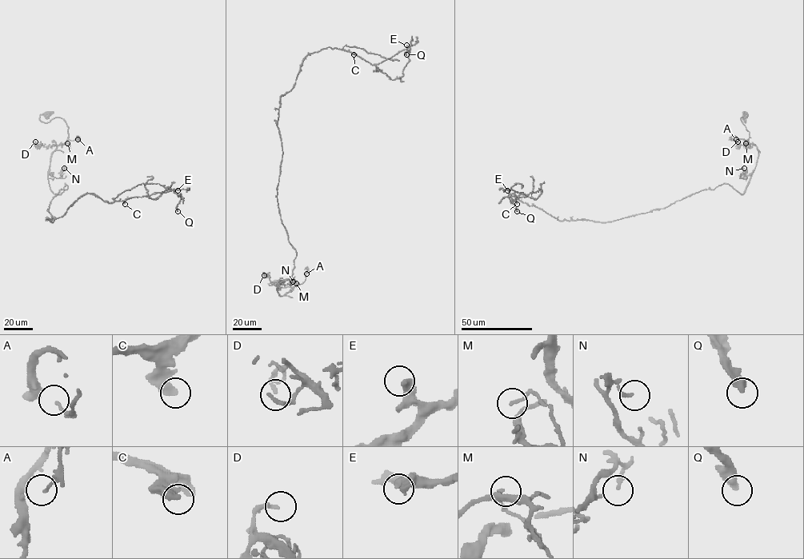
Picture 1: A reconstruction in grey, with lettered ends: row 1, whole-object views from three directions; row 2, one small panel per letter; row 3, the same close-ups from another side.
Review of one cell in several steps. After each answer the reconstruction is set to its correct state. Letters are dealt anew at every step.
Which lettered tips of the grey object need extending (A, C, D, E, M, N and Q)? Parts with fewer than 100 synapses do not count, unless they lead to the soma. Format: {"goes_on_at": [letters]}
{"goes_on_at": []}

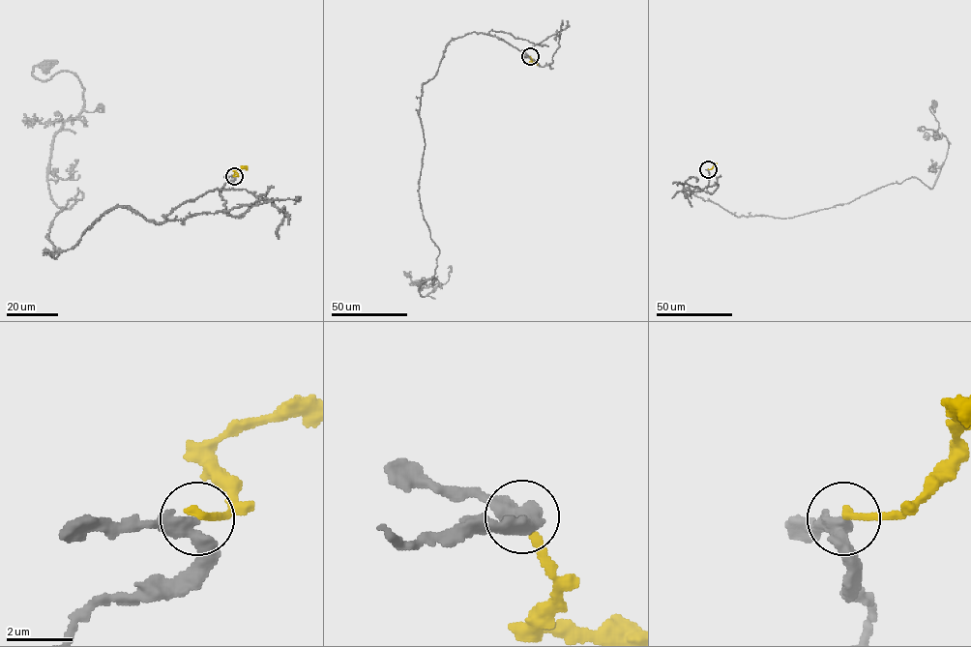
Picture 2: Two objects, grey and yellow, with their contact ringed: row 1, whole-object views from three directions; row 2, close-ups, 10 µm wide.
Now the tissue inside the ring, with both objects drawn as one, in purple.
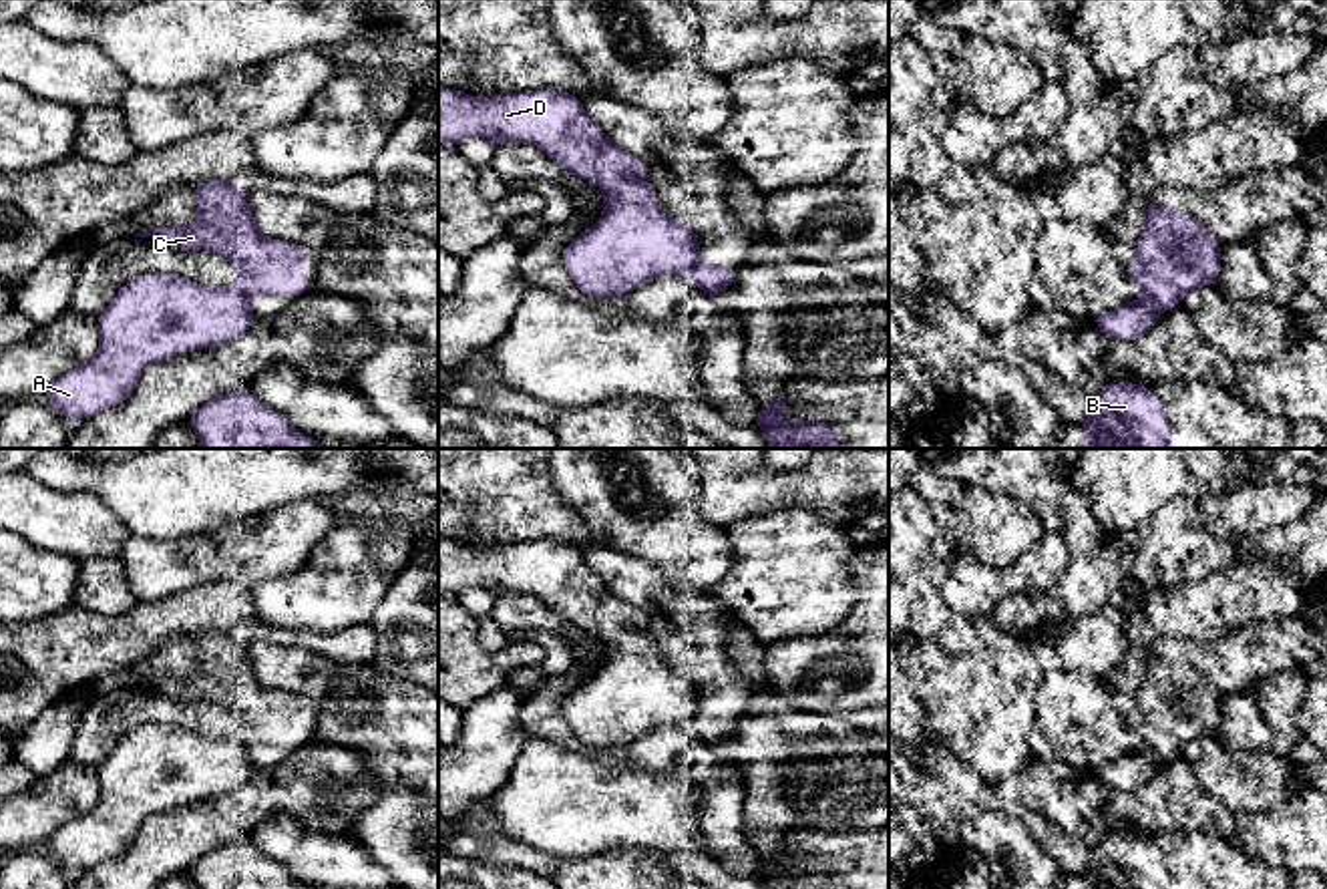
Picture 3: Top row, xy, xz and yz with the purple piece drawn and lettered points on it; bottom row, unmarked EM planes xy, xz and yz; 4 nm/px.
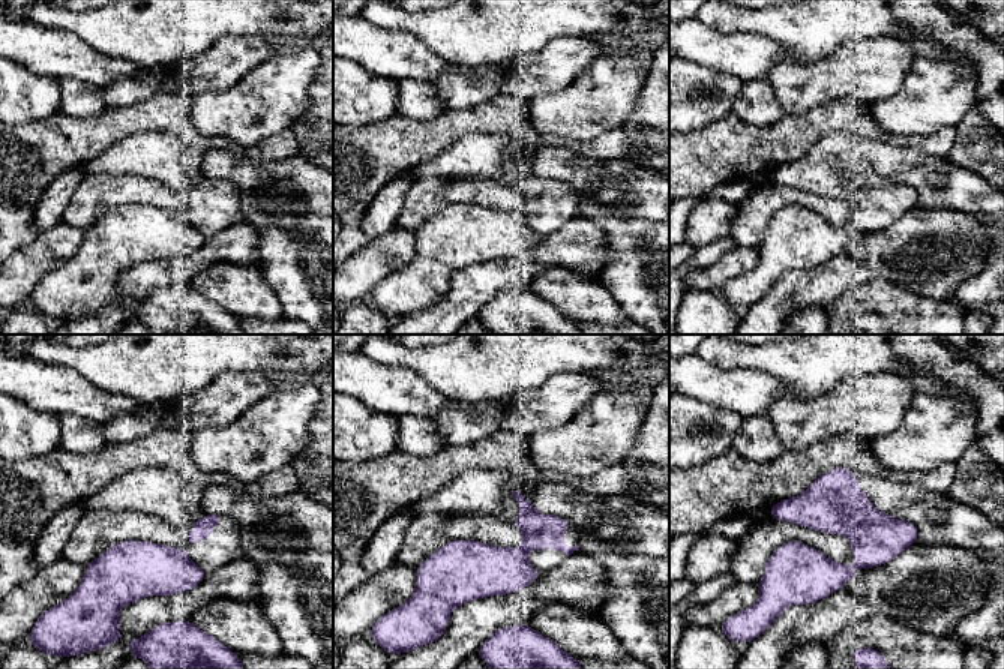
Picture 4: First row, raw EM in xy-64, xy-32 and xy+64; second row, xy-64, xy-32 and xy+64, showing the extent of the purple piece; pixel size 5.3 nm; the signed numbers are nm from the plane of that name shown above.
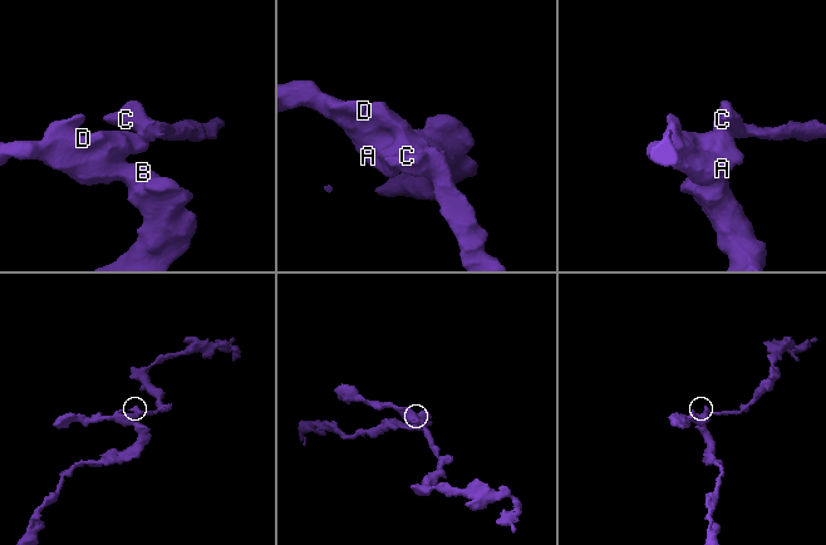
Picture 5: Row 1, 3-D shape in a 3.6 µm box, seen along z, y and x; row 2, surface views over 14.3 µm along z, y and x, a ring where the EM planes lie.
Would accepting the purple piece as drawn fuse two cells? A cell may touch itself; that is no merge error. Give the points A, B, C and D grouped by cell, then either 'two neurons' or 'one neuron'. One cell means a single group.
A B D / C; two neurons

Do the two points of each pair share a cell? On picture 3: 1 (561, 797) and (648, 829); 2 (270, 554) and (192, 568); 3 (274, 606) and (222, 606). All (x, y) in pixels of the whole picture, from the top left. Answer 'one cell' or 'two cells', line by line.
1: one cell
2: one cell
3: two cells

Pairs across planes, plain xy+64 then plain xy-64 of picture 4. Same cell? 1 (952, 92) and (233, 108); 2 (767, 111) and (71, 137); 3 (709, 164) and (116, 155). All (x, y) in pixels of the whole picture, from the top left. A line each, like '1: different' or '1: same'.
1: same
2: different
3: different

